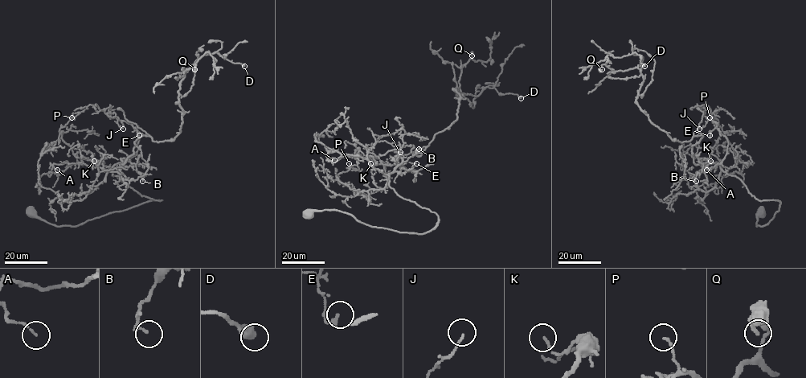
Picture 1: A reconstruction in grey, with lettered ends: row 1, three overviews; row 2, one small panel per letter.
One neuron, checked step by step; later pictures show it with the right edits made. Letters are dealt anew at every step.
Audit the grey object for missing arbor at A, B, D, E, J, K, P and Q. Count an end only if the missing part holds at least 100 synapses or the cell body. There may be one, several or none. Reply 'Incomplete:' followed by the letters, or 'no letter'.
Incomplete: no letter

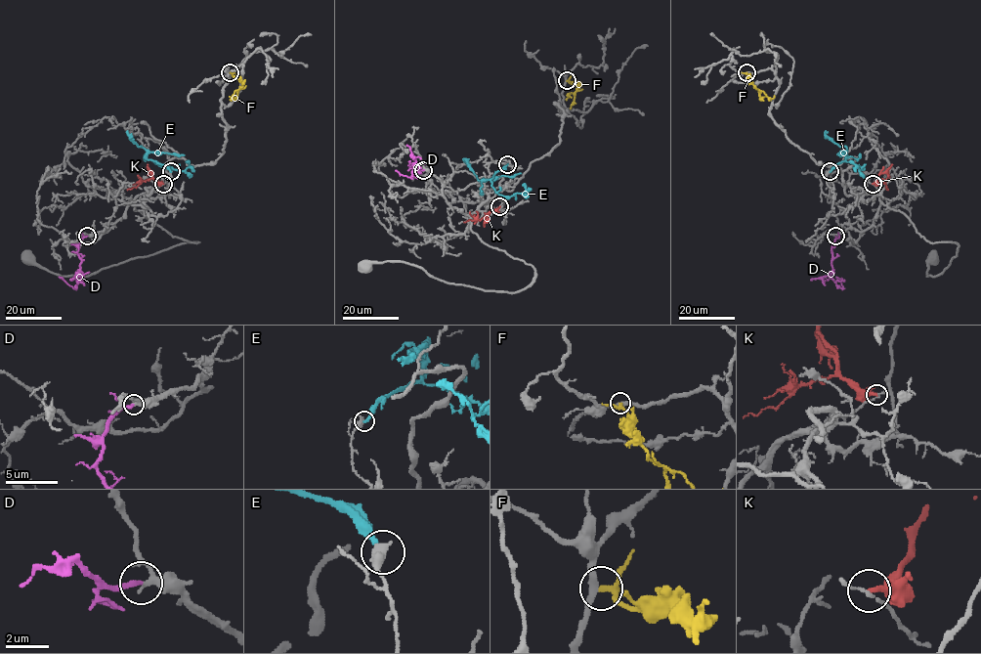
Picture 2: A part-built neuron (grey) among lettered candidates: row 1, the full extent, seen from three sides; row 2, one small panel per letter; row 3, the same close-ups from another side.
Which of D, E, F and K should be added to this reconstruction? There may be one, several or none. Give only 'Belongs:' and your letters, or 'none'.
Belongs: D

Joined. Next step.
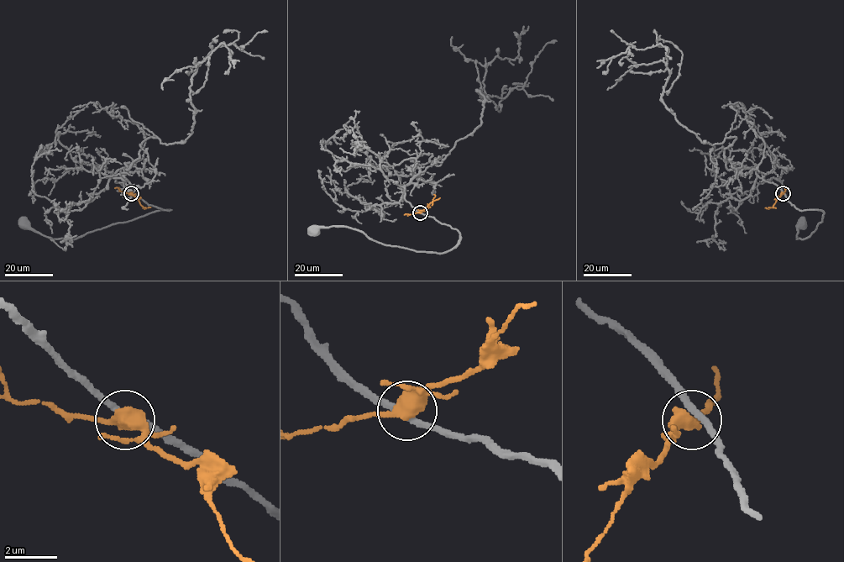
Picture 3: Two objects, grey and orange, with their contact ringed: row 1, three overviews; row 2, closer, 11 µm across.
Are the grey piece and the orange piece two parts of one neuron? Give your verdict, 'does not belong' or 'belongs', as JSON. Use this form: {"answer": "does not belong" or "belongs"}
{"answer": "does not belong"}

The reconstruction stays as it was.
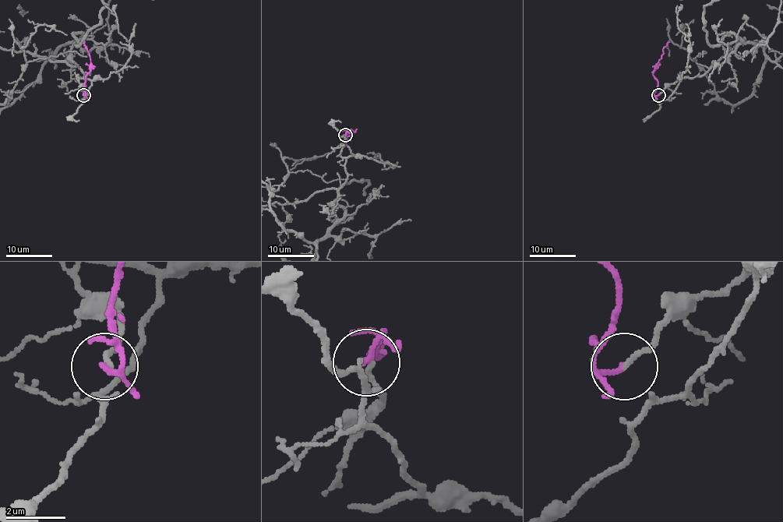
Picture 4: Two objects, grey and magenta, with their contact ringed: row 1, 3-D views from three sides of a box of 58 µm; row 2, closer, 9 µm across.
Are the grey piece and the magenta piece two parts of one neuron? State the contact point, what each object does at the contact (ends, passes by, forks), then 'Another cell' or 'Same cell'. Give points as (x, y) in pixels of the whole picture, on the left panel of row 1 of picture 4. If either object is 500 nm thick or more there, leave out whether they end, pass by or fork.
Place: (83, 95). At the ring grey passes by. At the ring magenta passes by. Same cell

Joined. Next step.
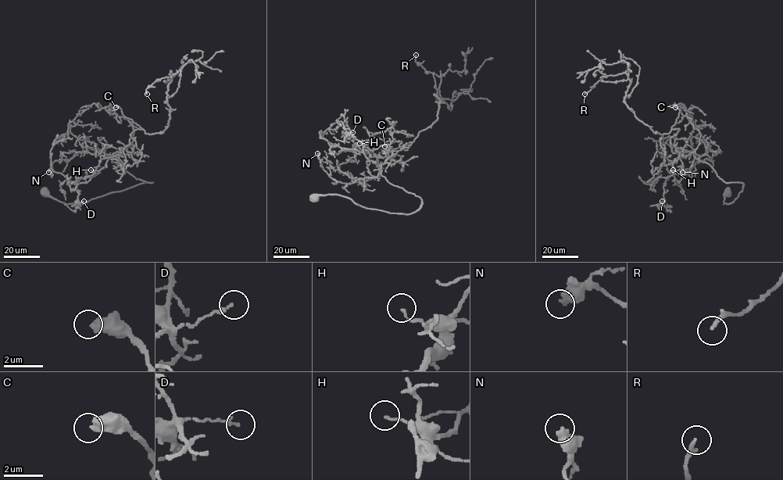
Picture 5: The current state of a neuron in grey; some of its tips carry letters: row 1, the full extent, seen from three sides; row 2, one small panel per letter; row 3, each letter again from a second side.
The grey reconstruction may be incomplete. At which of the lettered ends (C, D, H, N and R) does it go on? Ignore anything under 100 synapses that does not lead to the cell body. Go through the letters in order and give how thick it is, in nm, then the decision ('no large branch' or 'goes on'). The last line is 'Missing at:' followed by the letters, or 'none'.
C: 500 nm thick; no large branch
D: 140 nm thick; no large branch
H: 110 nm thick; no large branch
N: 480 nm thick; no large branch
R: 180 nm thick; no large branch
Missing at: none

